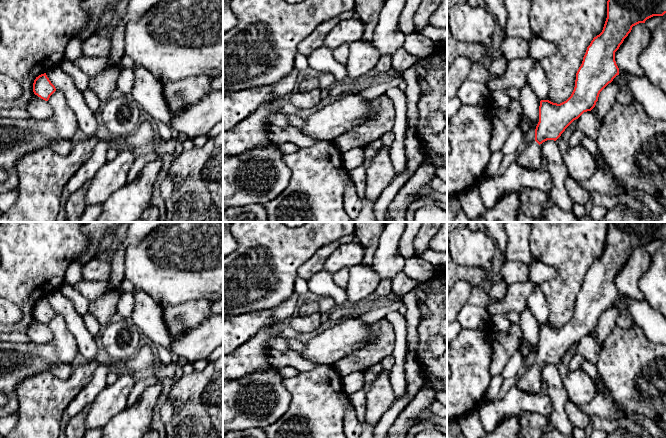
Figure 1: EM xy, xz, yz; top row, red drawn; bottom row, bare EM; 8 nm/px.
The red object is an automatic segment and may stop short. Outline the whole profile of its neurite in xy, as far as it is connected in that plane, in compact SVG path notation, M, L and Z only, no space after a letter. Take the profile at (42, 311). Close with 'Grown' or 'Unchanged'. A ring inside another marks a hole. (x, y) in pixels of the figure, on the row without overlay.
M46 297L36 301L33 307L33 316L41 323L48 325L50 320L56 315L55 310L51 307Z. Unchanged

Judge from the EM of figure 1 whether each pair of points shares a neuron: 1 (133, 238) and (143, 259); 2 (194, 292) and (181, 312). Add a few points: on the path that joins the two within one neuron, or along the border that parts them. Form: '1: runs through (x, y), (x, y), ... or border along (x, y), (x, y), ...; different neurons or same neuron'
1: border along (151, 232), (126, 249), (123, 265); different neurons
2: border along (212, 302), (207, 300), (186, 300), (166, 306); different neurons

